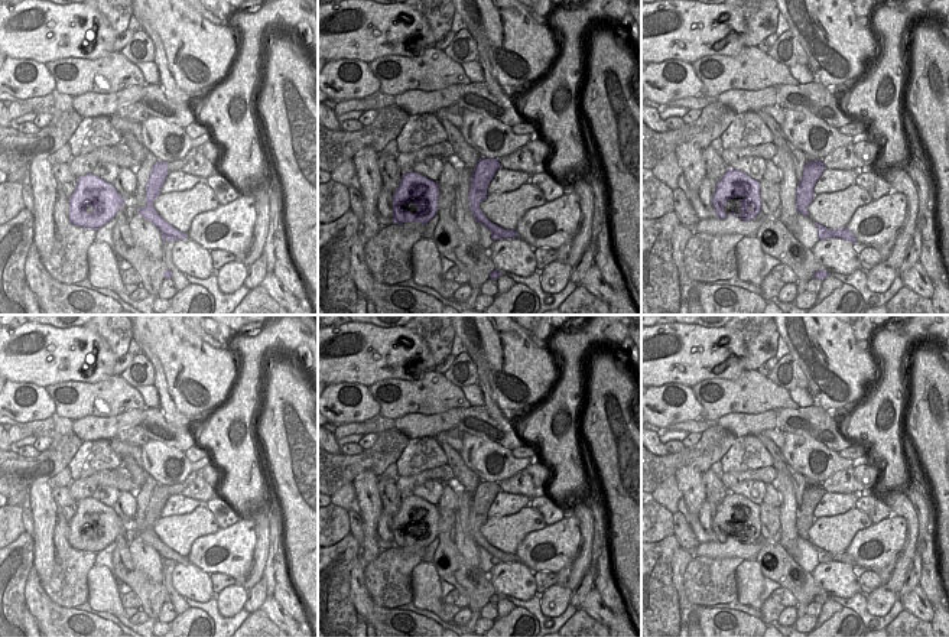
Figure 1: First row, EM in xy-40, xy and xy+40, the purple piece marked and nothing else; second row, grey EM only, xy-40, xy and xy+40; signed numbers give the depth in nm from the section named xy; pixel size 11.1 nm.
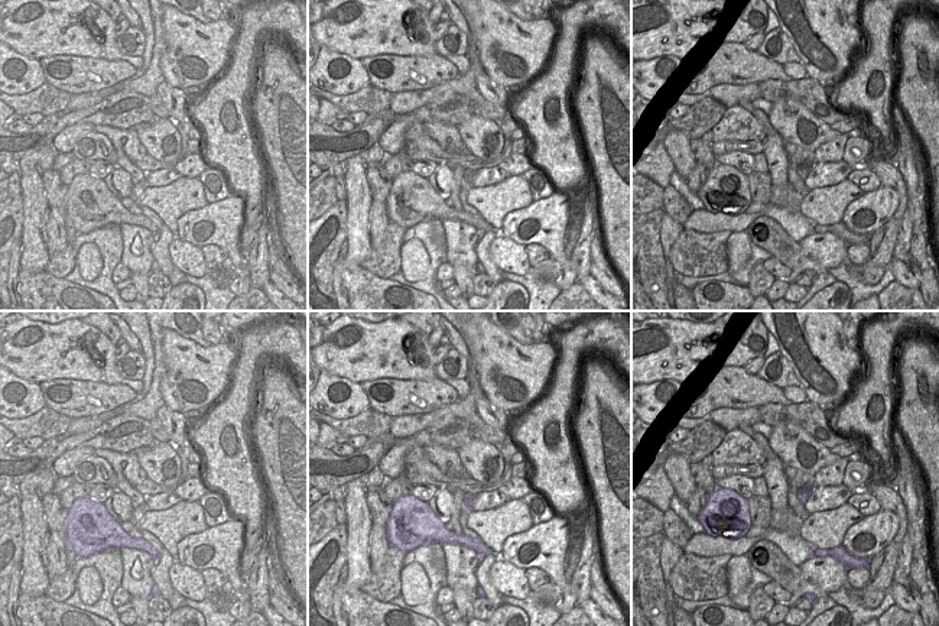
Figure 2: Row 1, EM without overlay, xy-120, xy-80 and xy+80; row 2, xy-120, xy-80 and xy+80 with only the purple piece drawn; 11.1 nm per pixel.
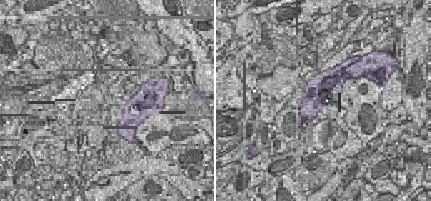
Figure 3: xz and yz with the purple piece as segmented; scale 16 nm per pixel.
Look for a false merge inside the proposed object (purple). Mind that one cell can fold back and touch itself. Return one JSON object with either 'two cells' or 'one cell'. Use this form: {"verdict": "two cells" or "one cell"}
{"verdict": "one cell"}

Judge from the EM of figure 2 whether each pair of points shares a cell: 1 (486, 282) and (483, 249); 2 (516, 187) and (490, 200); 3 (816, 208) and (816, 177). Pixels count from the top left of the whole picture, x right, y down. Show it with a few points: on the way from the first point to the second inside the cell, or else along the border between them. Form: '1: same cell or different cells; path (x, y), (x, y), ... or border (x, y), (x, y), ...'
1: different cells; border (484, 273), (496, 284)
2: same cell; path (510, 193), (496, 200)
3: different cells; border (845, 178), (835, 184), (811, 190)

